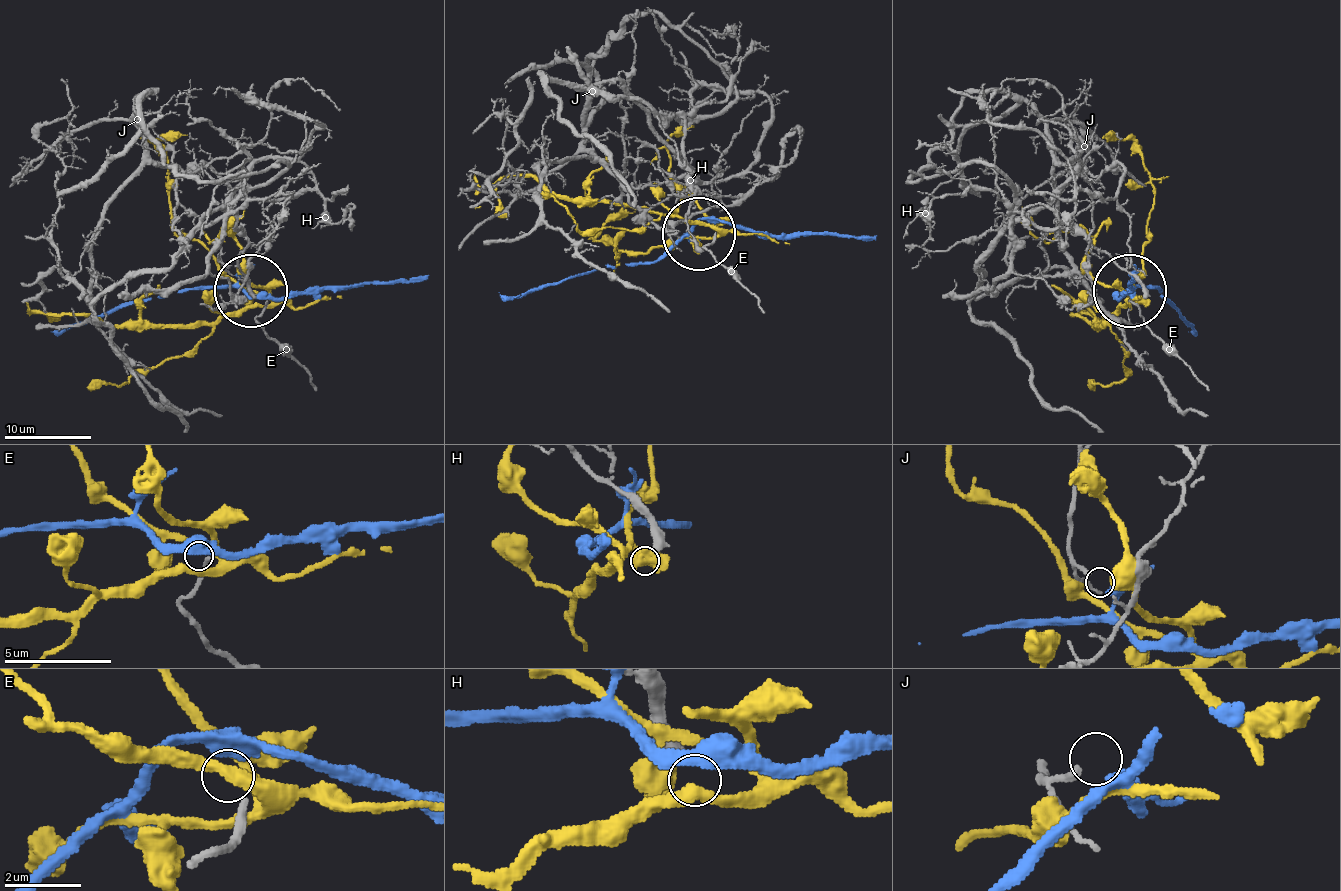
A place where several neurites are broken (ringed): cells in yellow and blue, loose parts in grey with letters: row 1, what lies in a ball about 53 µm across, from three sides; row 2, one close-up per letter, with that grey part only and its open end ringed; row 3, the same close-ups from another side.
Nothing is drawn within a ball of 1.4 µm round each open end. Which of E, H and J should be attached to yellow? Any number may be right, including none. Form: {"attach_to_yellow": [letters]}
{"attach_to_yellow": []}

